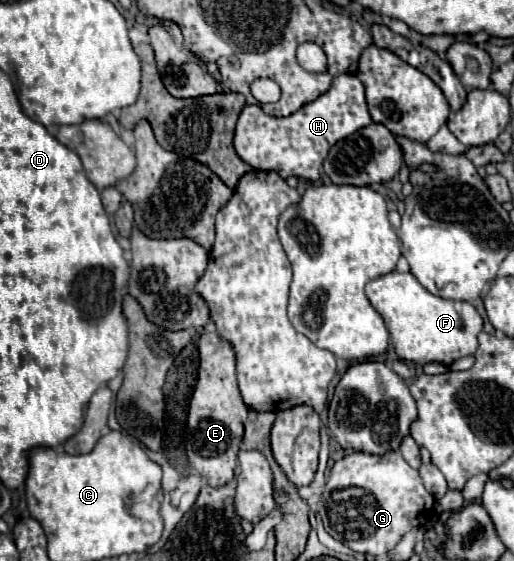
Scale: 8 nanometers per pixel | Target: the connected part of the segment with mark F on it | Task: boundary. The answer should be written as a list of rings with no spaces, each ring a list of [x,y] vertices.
[[[399,240],[399,250],[401,250],[401,256],[395,264],[395,270],[379,278],[373,278],[365,286],[365,294],[371,306],[381,314],[381,318],[387,324],[391,344],[397,356],[405,362],[425,366],[429,362],[451,364],[463,356],[475,354],[477,334],[483,328],[483,320],[479,312],[471,306],[471,302],[445,300],[427,292],[409,271],[411,266],[407,258],[403,256],[401,240]]]

